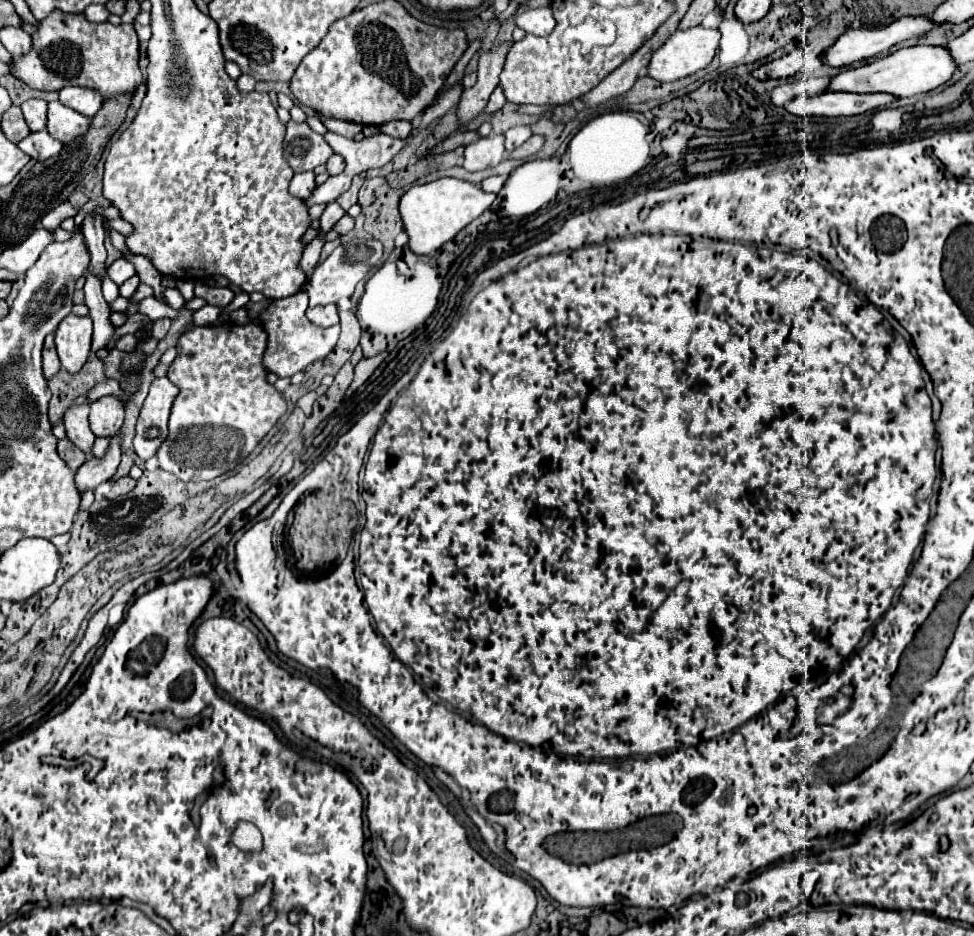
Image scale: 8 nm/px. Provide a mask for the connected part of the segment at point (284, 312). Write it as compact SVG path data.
M299 291L287 299L271 301L259 313L261 327L267 333L267 349L265 349L265 359L263 359L263 369L267 373L275 373L277 377L293 377L295 373L303 371L307 365L325 359L337 345L339 325L321 329L305 317L305 309L307 309L307 293Z

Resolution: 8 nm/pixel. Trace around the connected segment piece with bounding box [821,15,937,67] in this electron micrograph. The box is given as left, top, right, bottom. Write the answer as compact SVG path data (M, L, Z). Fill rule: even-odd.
M925 15L925 17L901 17L883 29L859 29L859 31L851 29L851 31L845 31L843 35L839 35L839 39L821 53L821 61L829 67L845 67L845 65L851 65L851 63L857 63L863 59L871 59L871 57L887 51L891 45L901 43L905 39L915 39L933 27L937 27L937 25L929 19L929 15Z

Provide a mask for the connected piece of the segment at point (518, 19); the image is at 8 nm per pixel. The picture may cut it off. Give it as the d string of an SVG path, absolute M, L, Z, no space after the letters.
M549 7L527 9L521 15L515 15L515 23L525 33L533 33L533 35L549 35L555 27L555 19Z

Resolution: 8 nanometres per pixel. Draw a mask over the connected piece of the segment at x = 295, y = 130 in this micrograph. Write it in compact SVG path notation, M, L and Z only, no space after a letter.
M287 123L285 159L295 173L313 171L317 165L325 165L331 155L333 149L323 141L323 135L311 131L307 123Z

